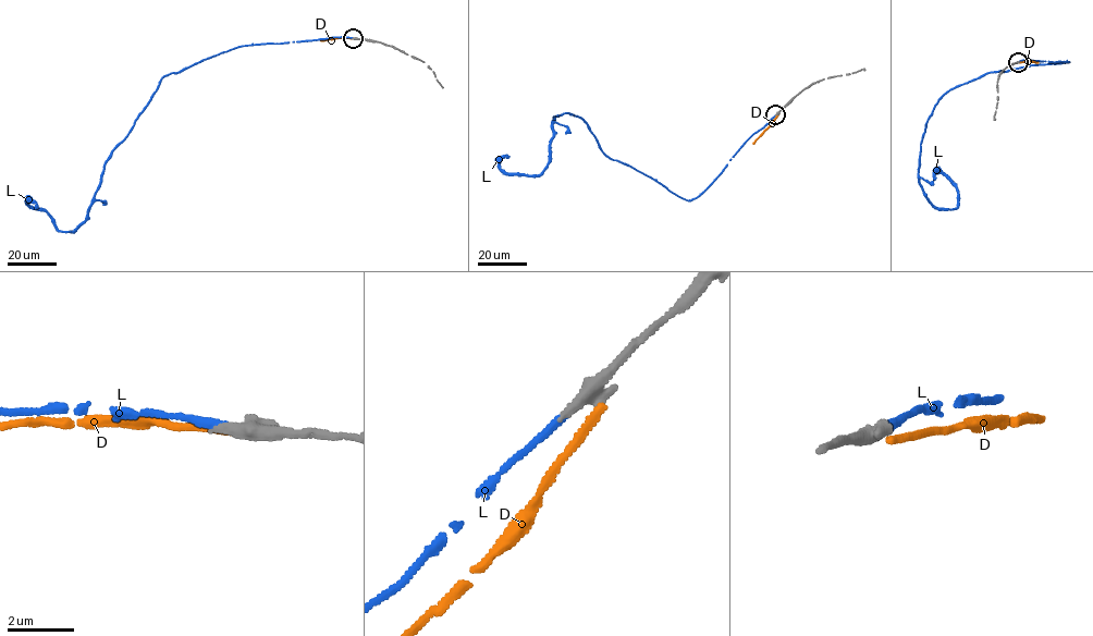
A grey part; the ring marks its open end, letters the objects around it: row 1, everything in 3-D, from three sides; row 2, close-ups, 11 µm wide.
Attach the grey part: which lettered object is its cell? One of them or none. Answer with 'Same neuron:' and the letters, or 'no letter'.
Same neuron: L

